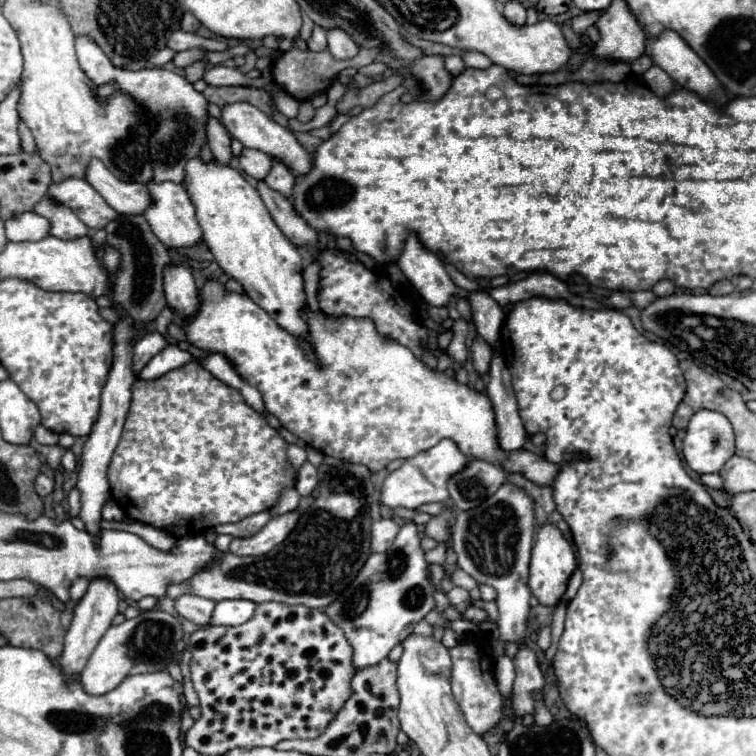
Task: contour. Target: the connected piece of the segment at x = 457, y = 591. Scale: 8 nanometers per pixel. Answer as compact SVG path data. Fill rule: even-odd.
M453 587L449 593L447 593L447 599L449 599L449 603L453 605L453 607L457 607L457 611L463 611L465 607L469 607L469 603L467 603L467 591L465 589L461 589L461 587Z

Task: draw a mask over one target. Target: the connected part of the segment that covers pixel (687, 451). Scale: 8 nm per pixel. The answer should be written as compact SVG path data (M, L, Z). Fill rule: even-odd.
M697 411L685 435L683 457L687 465L699 475L717 473L733 453L735 439L729 419L717 411Z

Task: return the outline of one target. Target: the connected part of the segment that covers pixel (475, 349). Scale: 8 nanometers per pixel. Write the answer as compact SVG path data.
M477 335L473 339L473 345L471 345L471 357L473 357L473 363L475 363L475 369L477 373L487 373L489 371L489 363L491 363L491 357L493 357L493 349Z

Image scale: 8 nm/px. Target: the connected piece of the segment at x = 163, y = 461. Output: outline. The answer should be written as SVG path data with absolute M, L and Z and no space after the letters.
M191 361L159 379L133 383L131 409L109 465L111 495L127 519L167 531L175 539L201 535L215 525L235 523L271 509L281 491L293 487L295 481L297 469L287 461L285 439L243 401L237 389L221 383L201 363Z

